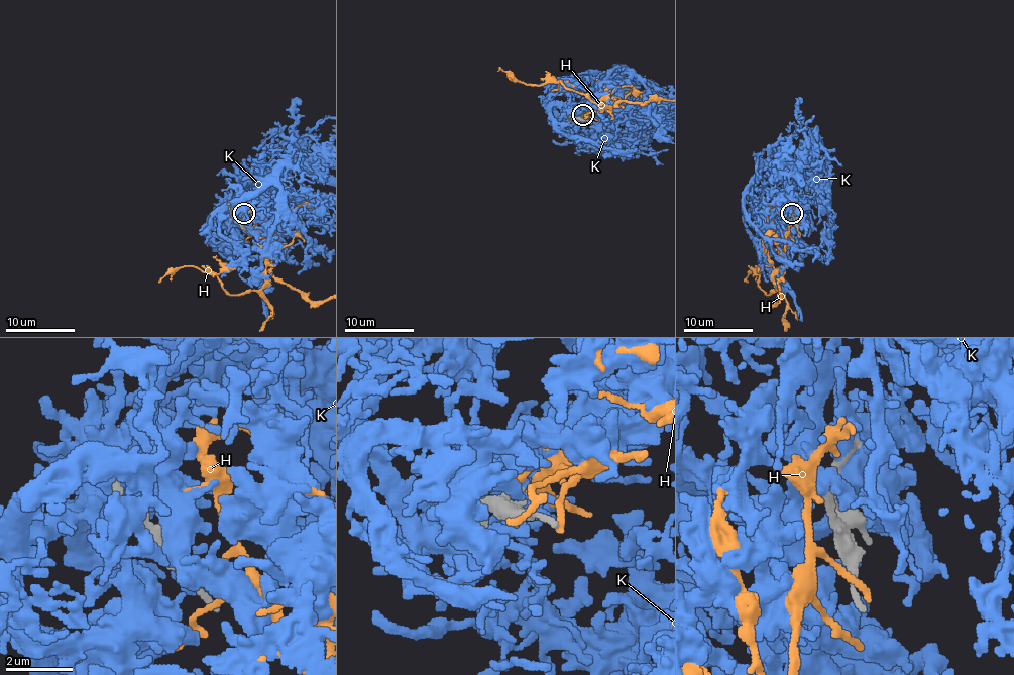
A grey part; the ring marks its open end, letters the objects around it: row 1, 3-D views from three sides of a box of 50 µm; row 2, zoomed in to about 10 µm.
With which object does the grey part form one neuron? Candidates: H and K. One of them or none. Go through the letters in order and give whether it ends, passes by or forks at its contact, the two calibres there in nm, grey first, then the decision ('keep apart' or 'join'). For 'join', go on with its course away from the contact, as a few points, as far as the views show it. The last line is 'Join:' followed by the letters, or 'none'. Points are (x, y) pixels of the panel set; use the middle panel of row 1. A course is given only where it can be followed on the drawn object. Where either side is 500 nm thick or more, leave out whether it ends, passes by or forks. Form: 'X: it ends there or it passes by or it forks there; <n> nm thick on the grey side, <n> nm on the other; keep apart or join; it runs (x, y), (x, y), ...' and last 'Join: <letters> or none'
H: it ends there; 240 nm thick on the grey side, 170 nm on the other; keep apart
K: it forks there; 240 nm thick on the grey side, 380 nm on the other; keep apart
Join: none

